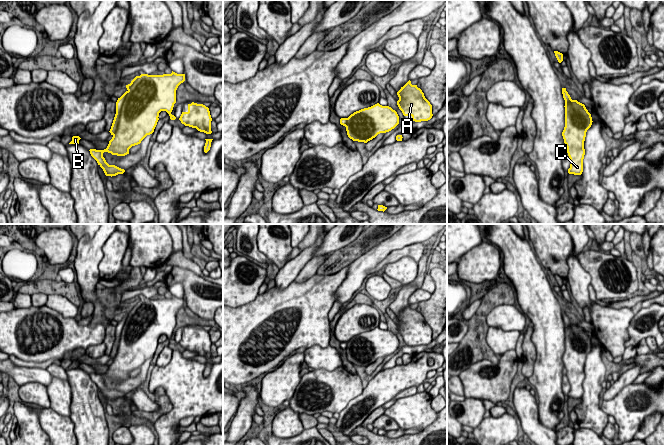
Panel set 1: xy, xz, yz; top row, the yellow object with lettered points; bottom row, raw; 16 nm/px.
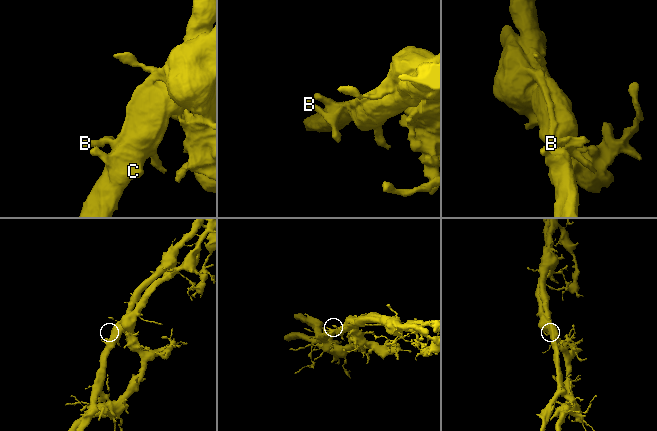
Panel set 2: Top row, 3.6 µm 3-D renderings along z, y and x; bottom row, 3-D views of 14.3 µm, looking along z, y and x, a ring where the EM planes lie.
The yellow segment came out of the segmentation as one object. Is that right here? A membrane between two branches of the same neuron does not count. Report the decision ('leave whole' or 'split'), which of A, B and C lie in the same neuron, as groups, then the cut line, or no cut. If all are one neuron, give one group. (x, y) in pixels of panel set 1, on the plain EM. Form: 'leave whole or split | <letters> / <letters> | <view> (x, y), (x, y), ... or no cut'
split | A B / C | xy (128, 315), (121, 332), (117, 352), (112, 358)

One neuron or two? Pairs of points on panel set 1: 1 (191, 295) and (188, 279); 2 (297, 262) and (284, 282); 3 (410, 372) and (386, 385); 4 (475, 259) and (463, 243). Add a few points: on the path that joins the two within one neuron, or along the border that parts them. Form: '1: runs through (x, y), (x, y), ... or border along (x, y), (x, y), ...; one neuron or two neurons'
1: runs through (191, 291), (190, 283); one neuron
2: runs through (293, 267), (284, 277); one neuron
3: runs through (404, 376), (392, 381); one neuron
4: border along (483, 242), (468, 250), (457, 262); two neurons

